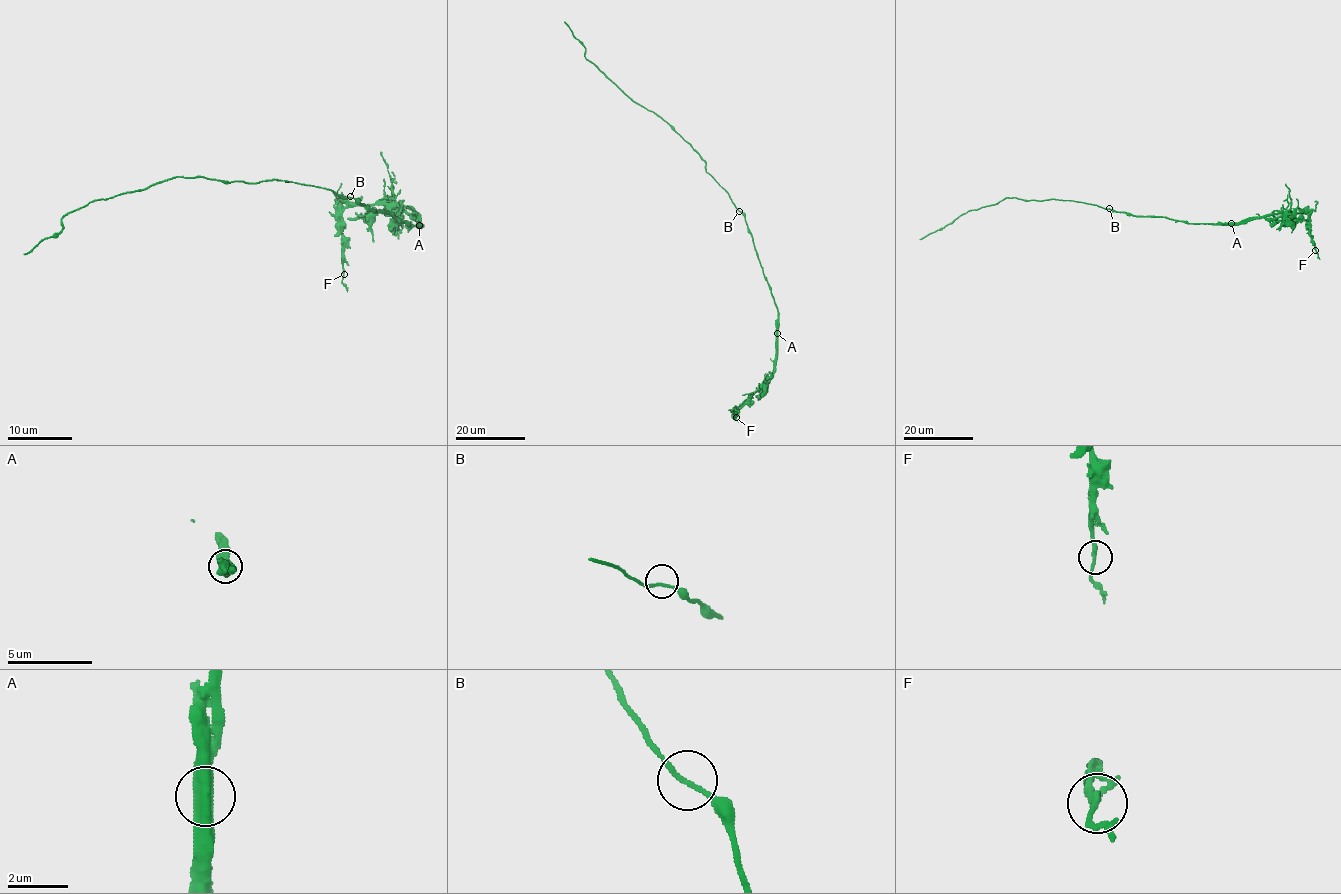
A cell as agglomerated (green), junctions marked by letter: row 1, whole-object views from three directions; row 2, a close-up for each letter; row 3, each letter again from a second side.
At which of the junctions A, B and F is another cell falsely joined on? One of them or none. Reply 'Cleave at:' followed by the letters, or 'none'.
Cleave at: A

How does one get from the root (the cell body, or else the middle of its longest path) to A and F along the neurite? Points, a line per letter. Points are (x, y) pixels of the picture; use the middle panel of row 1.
A: (739, 211), (777, 310), (777, 333)
F: (739, 211), (777, 310), (777, 346), (771, 375), (735, 411), (736, 417)

